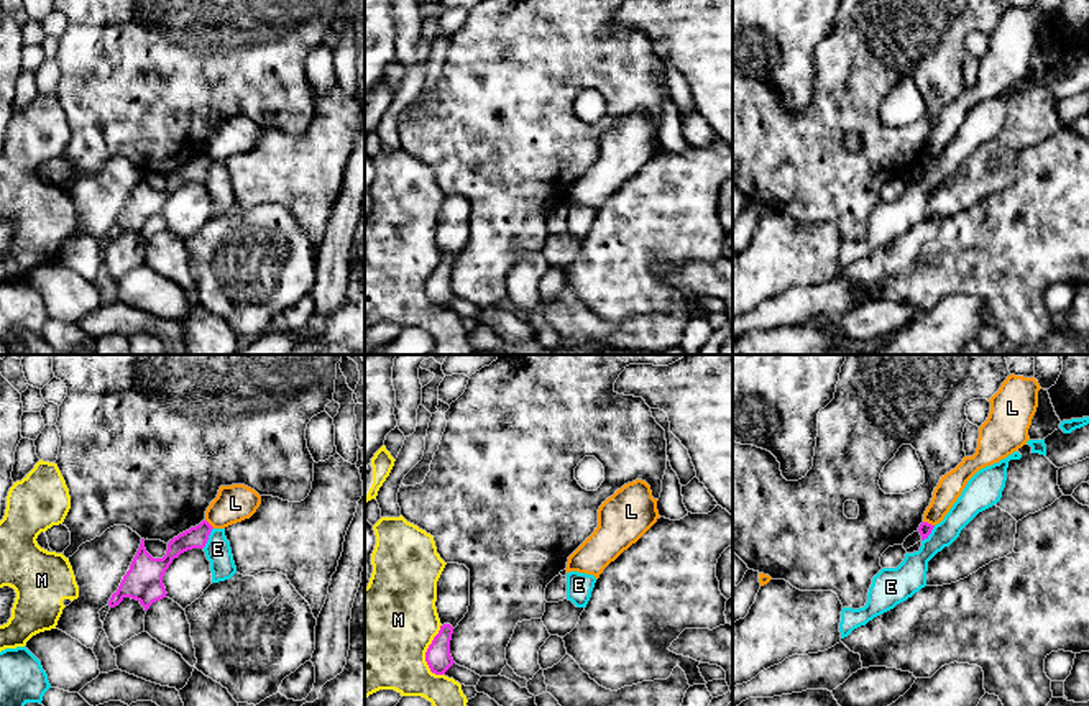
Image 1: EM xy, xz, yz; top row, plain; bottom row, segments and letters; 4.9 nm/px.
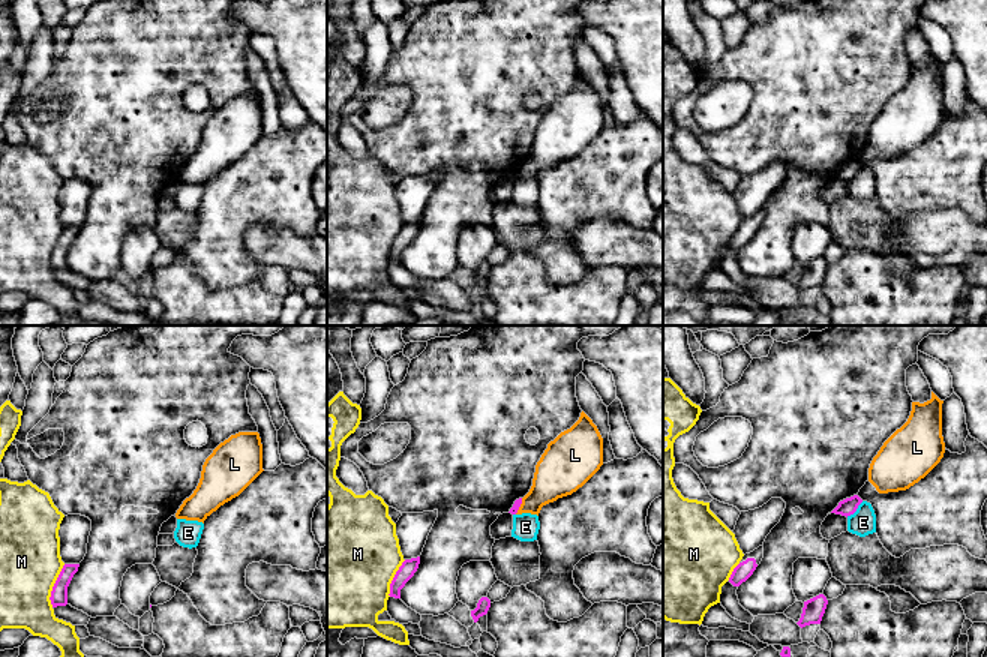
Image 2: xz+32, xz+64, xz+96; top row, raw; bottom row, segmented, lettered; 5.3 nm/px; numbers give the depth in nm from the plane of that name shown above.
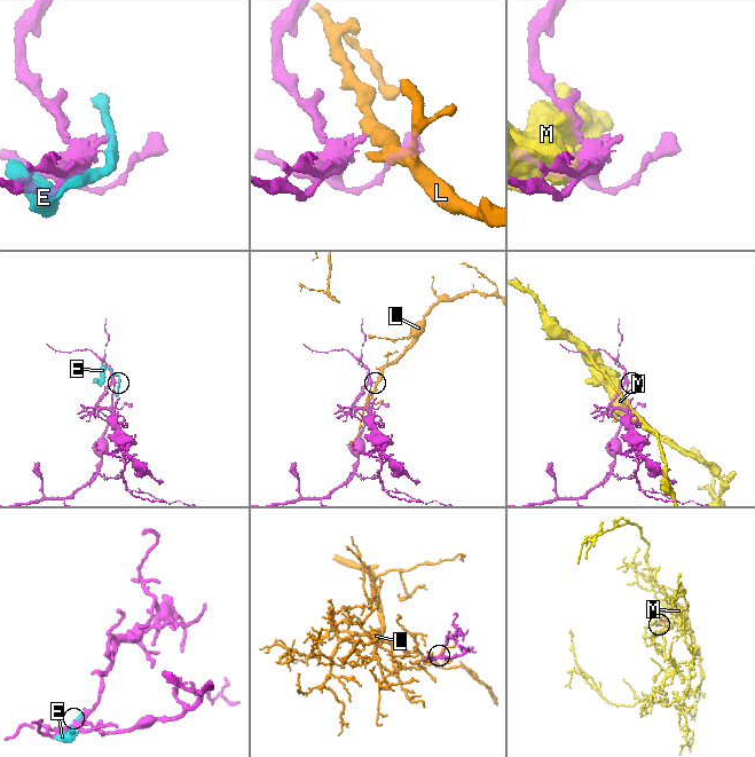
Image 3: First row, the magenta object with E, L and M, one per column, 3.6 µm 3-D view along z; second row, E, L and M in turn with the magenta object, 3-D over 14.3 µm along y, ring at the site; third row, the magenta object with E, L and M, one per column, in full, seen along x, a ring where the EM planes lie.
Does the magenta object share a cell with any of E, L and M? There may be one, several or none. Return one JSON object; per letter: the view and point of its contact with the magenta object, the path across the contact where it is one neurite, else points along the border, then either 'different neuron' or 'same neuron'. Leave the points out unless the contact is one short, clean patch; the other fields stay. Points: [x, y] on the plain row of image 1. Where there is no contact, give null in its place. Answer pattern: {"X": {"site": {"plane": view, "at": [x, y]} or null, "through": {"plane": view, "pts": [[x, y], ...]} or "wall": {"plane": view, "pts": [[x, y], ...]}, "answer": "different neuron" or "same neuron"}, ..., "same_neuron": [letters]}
{"E": {"site": {"plane": "xy", "at": [207, 169]}, "answer": "different neuron"}, "L": {"site": {"plane": "yz", "at": [927, 155]}, "wall": {"plane": "yz", "pts": [[923, 153], [933, 158]]}, "answer": "different neuron"}, "M": {"site": {"plane": "xz", "at": [427, 283]}, "answer": "different neuron"}, "same_neuron": []}

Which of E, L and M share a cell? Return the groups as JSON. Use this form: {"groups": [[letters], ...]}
{"groups": [["E"], ["L"], ["M"]]}

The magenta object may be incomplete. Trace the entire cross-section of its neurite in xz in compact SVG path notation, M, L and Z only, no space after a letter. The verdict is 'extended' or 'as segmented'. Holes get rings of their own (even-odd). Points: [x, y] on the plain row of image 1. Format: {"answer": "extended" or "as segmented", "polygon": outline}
{"answer": "as segmented", "polygon": "M450 256L440 258L439 266L425 284L425 294L435 307L445 307L445 304L455 296L450 287L452 266L453 259Z"}

